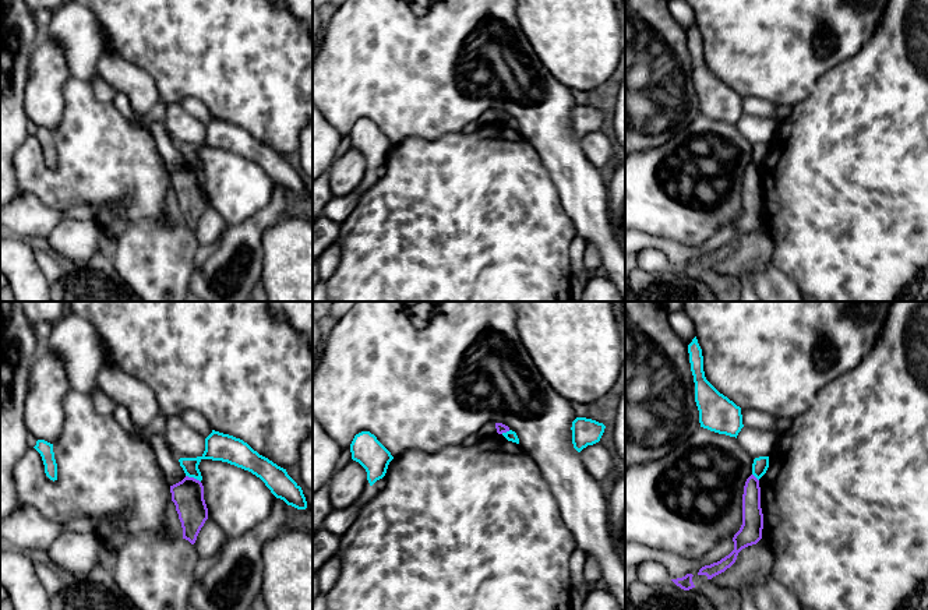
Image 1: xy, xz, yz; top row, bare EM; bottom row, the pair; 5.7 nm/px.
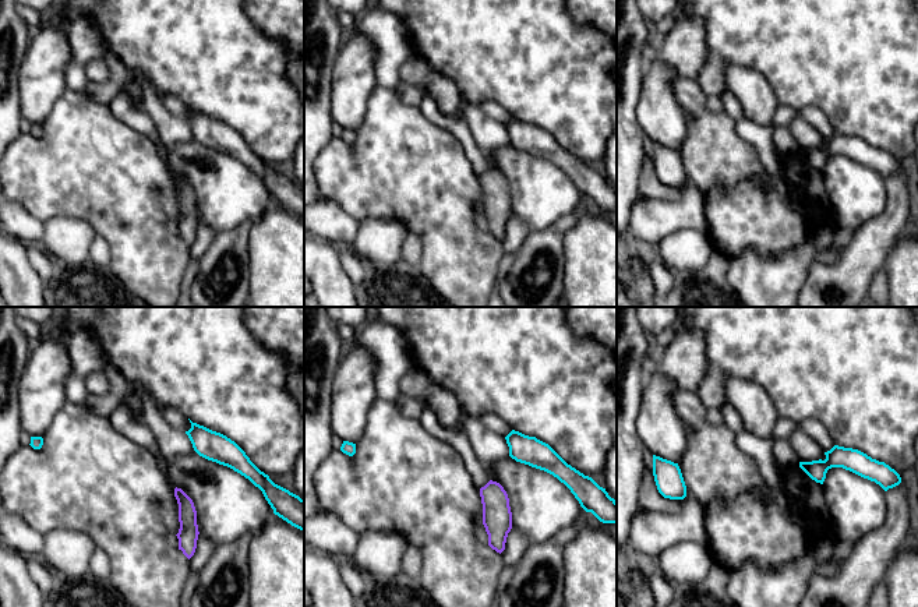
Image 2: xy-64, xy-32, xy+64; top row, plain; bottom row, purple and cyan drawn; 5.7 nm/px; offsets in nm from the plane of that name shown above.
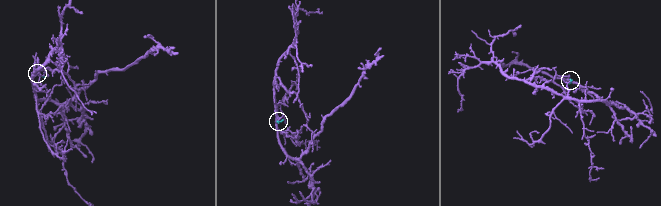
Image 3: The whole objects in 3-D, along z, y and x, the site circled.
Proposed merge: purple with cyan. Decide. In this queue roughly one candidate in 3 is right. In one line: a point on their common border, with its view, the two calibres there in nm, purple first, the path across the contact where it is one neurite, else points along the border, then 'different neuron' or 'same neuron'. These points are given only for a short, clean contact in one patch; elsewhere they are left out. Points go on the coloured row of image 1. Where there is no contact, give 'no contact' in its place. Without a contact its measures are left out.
contact xy (193, 478); calibres 180 and 160 nm; border xy (186, 475), (200, 482); different neuron

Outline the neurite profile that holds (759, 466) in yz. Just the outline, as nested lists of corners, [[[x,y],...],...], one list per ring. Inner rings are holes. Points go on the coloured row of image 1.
[[[759,456],[754,459],[752,475],[759,480],[769,468],[769,456]]]

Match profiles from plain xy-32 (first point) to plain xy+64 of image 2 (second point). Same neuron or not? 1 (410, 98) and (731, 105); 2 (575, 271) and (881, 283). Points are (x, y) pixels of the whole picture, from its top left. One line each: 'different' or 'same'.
1: different
2: different

